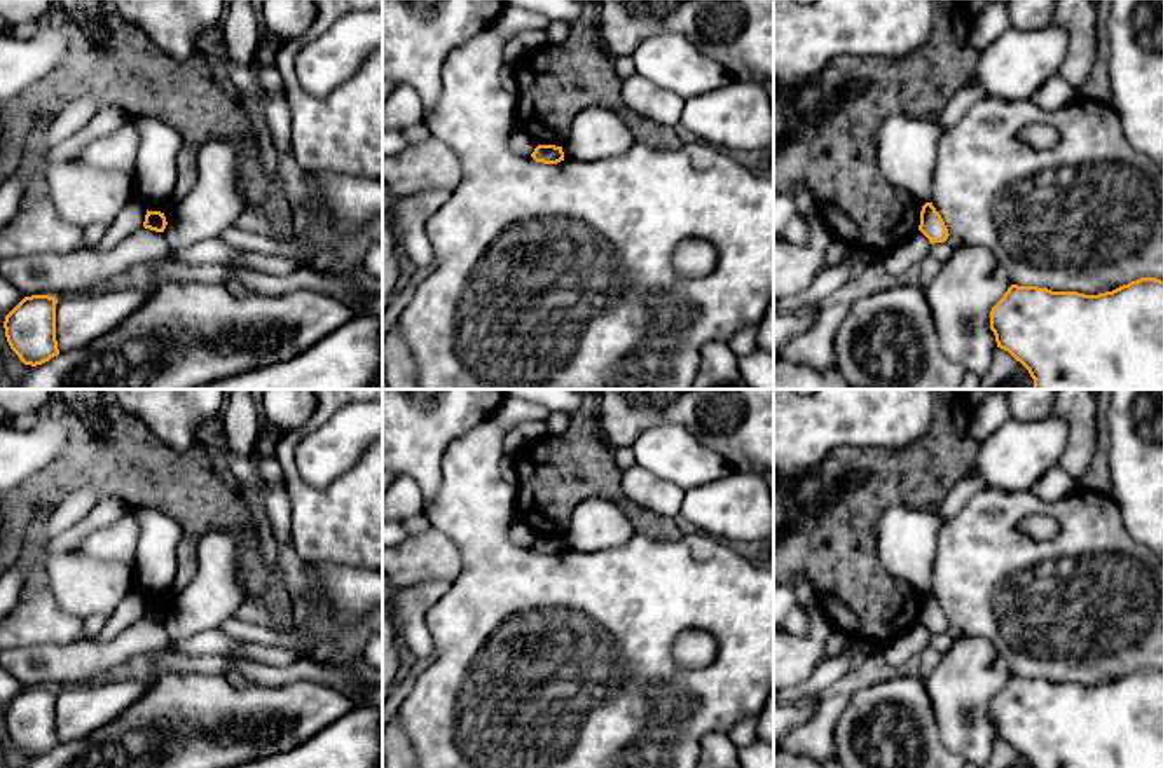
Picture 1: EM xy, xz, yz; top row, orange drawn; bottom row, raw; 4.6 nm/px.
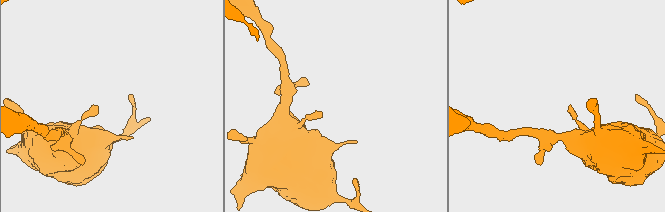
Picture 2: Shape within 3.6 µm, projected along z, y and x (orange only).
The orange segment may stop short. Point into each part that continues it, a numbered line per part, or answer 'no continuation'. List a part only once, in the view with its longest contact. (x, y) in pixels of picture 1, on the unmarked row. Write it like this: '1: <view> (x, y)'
no continuation

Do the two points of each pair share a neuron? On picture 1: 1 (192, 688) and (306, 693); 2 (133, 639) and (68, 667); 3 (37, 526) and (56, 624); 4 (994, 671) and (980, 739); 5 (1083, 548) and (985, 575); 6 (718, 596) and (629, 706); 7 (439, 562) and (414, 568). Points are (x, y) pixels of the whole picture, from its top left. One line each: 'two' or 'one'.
1: one
2: one
3: one
4: one
5: one
6: one
7: one

